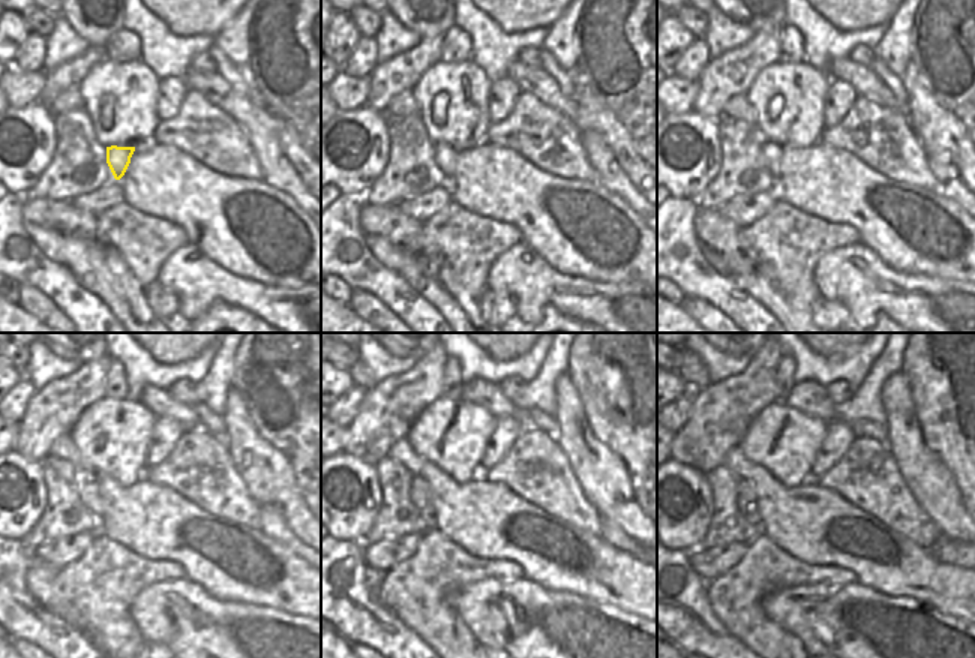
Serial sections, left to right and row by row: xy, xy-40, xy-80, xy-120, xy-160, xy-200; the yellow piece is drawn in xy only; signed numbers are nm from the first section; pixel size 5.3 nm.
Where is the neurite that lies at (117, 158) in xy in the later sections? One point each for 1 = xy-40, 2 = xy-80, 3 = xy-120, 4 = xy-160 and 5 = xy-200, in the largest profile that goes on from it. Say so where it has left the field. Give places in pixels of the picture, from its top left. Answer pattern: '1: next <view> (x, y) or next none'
1: next xy-40 (444, 156)
2: next xy-80 (771, 152)
3: next xy-120 (89, 495)
4: next xy-160 (419, 490)
5: next xy-200 (746, 498)

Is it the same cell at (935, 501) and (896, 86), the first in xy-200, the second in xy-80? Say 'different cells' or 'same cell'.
different cells

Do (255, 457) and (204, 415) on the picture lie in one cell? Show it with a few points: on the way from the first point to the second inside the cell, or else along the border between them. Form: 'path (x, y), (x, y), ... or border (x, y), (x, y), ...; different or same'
border (222, 417), (225, 424), (224, 441); different

